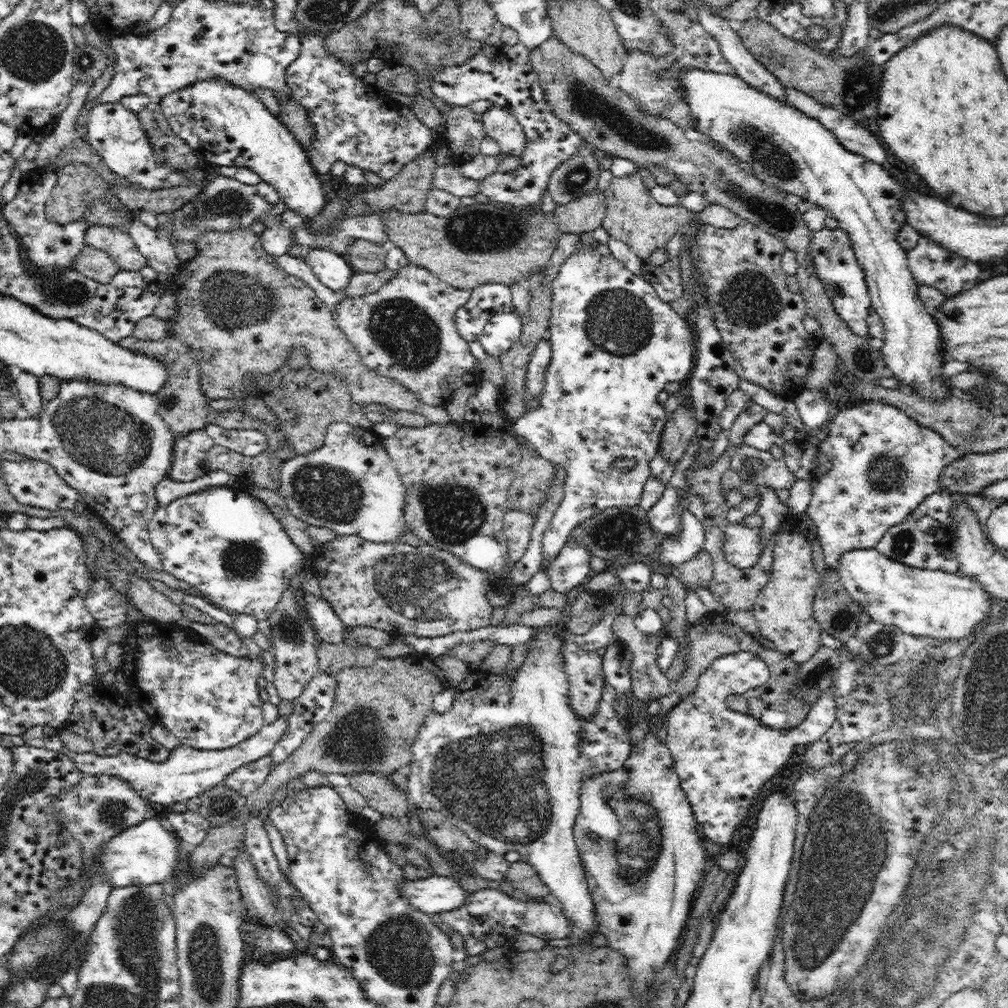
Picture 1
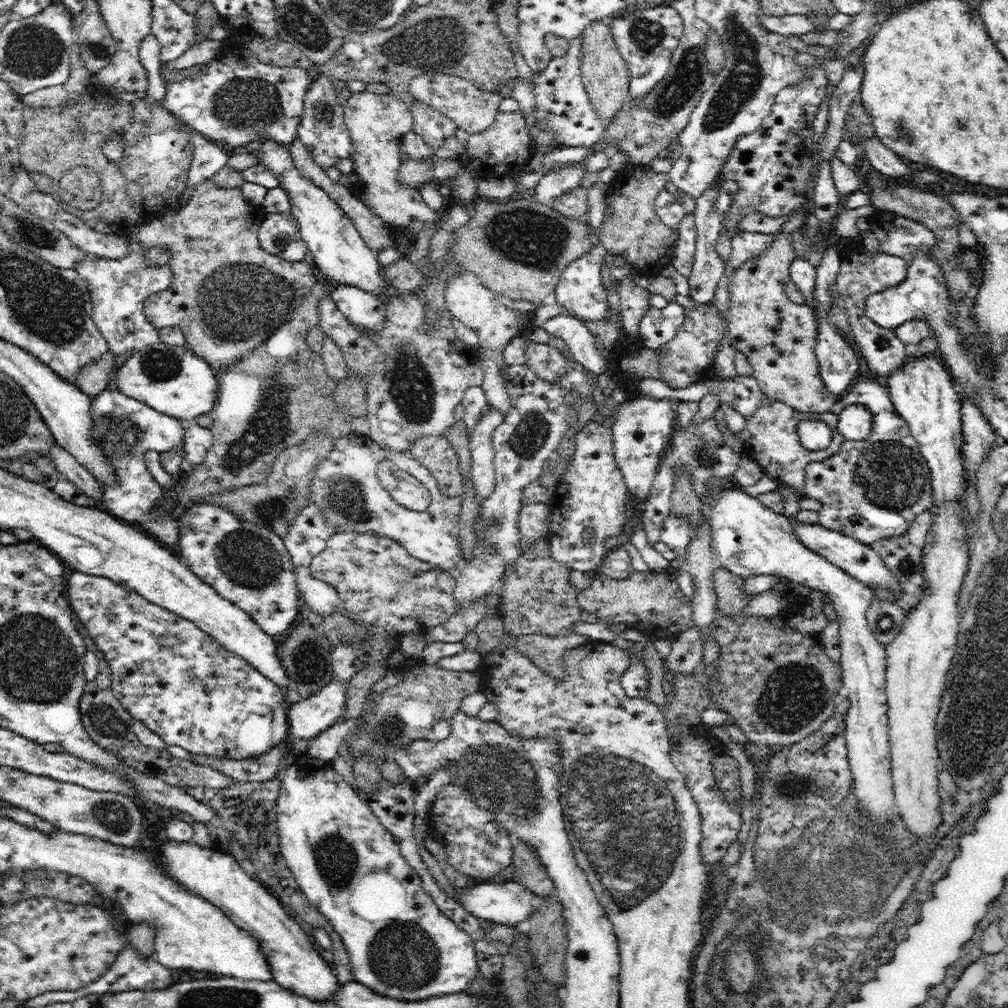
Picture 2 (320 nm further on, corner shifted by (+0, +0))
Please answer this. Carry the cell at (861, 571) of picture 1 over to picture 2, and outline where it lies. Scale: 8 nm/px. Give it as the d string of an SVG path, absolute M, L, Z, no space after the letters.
M793 518L790 519L793 531L798 535L798 540L800 540L806 548L828 559L828 562L835 564L836 567L844 570L844 572L850 574L850 576L856 578L859 582L866 584L868 588L876 585L891 592L900 591L899 594L901 596L903 584L900 583L900 581L896 579L896 576L892 574L892 571L886 567L880 555L875 550L872 550L871 545L857 541L854 537L846 536L844 533L824 528L819 522L813 524L798 523Z

